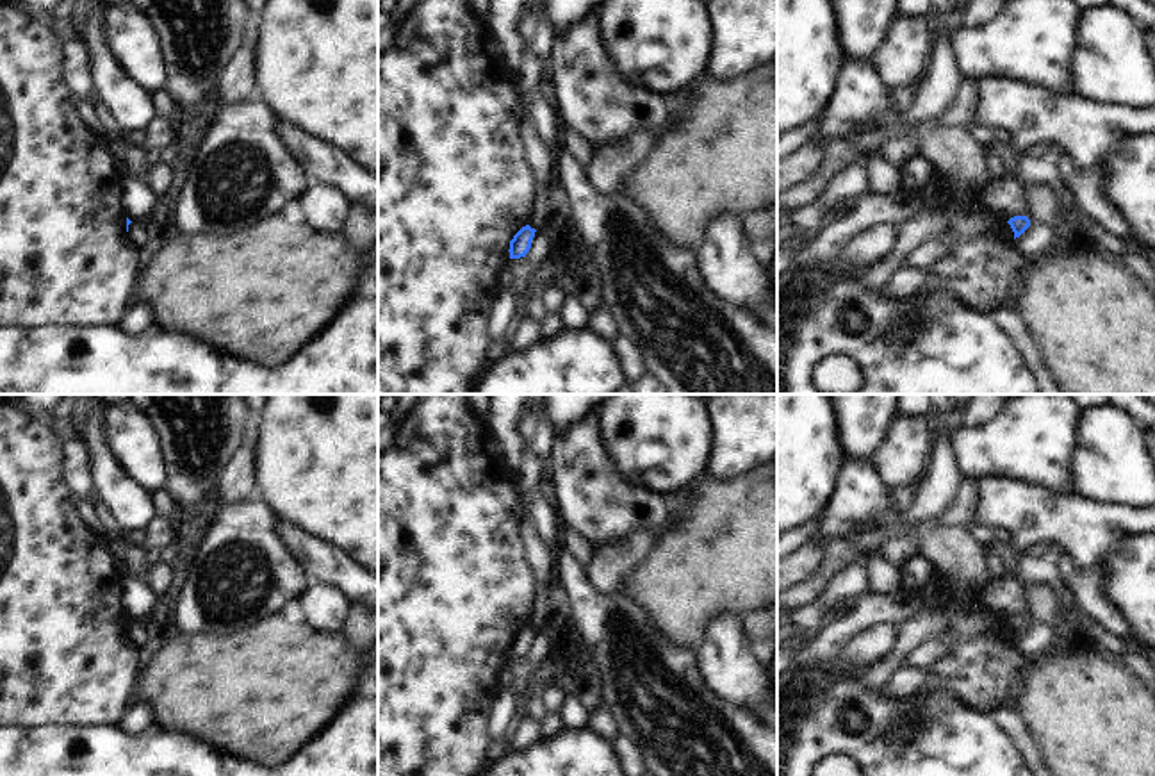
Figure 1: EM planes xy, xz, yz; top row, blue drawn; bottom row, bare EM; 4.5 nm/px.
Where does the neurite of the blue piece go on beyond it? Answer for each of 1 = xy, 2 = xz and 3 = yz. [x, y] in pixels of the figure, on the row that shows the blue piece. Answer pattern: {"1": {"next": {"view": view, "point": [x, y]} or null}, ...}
{"1": {"next": null}, "2": {"next": null}, "3": {"next": null}}

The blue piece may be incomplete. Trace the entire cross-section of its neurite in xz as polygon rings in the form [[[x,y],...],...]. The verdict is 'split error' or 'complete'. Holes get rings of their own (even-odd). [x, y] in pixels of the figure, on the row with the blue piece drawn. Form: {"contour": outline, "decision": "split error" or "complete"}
{"contour": [[[529,225],[522,227],[513,239],[510,241],[510,259],[520,259],[526,257],[526,253],[531,248],[531,241],[535,237],[535,228],[531,228]]], "decision": "complete"}

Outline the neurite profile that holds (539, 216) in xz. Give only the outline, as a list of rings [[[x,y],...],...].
[[[535,187],[533,214],[531,214],[531,219],[528,223],[535,230],[540,230],[547,219],[545,200],[547,200],[547,187]]]

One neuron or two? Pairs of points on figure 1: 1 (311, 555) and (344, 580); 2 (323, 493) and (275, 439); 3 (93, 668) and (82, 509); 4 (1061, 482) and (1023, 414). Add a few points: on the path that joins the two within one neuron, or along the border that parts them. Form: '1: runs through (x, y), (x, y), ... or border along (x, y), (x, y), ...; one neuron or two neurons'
1: runs through (319, 559), (335, 571); one neuron
2: runs through (309, 478), (298, 473), (298, 462), (289, 454); one neuron
3: border along (72, 496), (75, 514), (100, 536); two neurons
4: runs through (1048, 466), (1034, 443), (1034, 430); one neuron

